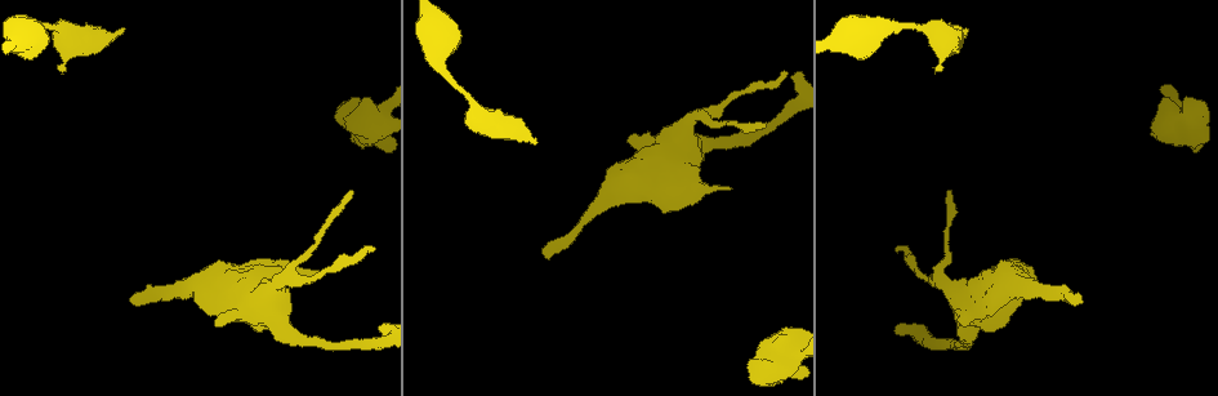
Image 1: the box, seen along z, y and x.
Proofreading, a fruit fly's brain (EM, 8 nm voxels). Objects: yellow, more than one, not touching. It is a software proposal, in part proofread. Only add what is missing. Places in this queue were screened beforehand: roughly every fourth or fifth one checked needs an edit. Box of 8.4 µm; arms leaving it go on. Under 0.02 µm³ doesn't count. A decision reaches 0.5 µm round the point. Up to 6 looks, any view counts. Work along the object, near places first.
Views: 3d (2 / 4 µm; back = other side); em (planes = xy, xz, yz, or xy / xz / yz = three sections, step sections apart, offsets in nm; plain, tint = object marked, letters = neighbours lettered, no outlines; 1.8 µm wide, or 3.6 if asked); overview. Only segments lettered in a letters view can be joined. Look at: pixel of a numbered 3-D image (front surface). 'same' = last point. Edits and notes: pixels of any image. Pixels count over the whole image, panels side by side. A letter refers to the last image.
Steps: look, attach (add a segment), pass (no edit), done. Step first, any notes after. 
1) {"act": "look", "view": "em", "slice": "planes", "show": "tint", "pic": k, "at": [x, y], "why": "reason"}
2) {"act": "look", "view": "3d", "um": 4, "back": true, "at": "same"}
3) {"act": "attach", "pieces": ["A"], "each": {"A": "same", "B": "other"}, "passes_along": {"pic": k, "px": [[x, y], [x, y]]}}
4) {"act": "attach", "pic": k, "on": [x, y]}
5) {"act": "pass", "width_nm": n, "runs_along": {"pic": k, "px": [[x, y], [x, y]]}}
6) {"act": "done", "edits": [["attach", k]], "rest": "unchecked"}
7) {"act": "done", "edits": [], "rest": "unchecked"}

{"act": "look", "view": "em", "slice": "planes", "show": "letters", "pic": 1, "at": [134, 304], "why": "branch stops here"}

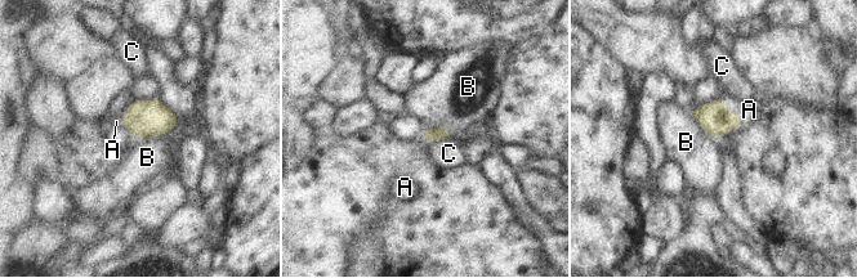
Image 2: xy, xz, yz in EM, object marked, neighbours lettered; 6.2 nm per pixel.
{"act": "attach", "pieces": ["A"], "each": {"A": "same", "B": "other", "C": "other"}, "passes_along": {"pic": 2, "px": [[715, 119], [732, 111], [749, 110]]}, "found": "the neuron continues"}

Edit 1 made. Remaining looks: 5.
{"act": "look", "view": "overview", "why": "see it whole again"}

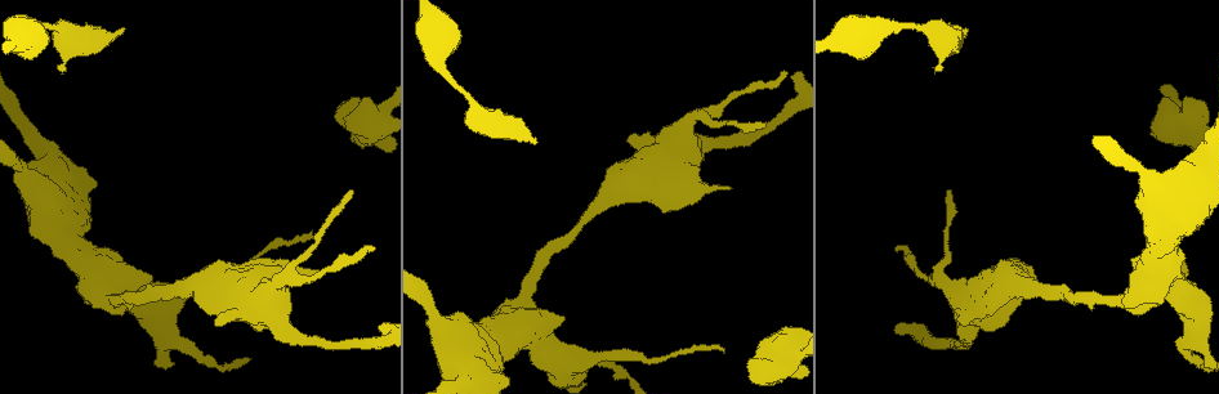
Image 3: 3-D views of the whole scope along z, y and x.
{"act": "look", "view": "3d", "um": 4, "pic": 3, "at": [372, 247], "why": "free end"}

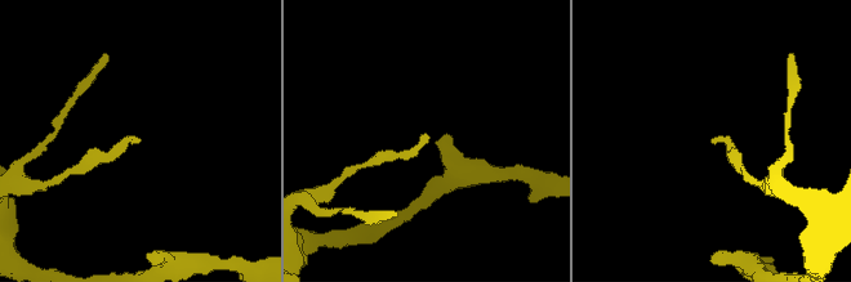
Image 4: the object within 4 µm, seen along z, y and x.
{"act": "look", "view": "em", "slice": "planes", "show": "letters", "pic": 4, "at": [713, 139]}

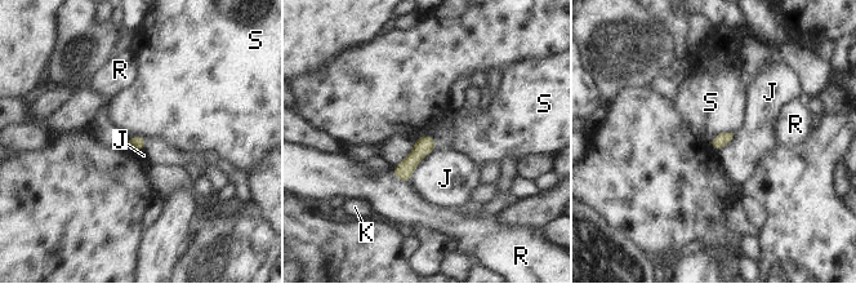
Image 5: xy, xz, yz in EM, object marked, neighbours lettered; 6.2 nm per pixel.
{"act": "pass", "width_nm": 90, "each": {"J": "other", "K": "other", "R": "other", "S": "other"}, "border": {"pic": 5, "px": [[734, 132], [721, 132], [708, 143]]}, "found": "no lettered segment goes on from it"}

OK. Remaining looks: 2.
{"act": "look", "view": "em", "slice": "planes", "show": "plain", "pic": 3, "at": [730, 188]}

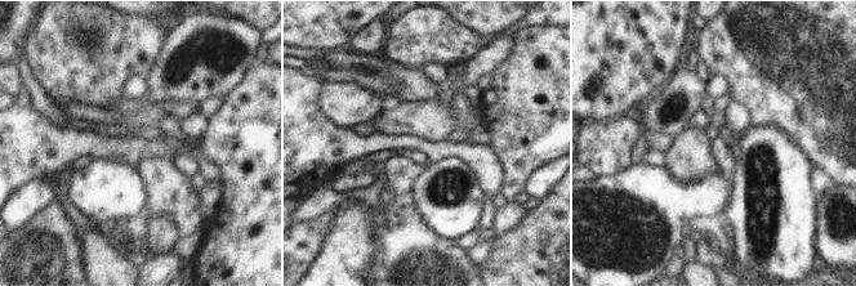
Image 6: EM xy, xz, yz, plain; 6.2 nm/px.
{"act": "look", "view": "em", "slice": "planes", "show": "letters", "at": "same", "why": "what lies round it"}

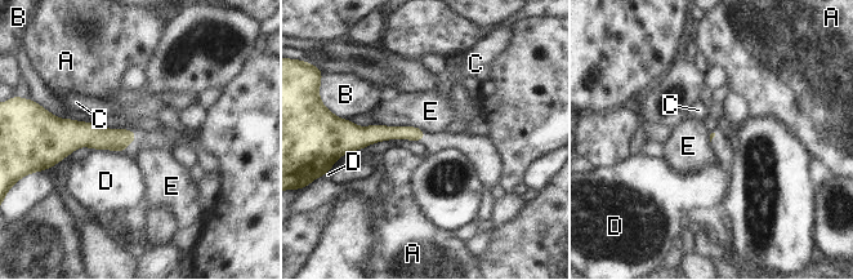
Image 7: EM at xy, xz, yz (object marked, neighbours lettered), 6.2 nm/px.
{"act": "pass", "each": {"A": "other", "B": "other", "C": "other", "D": "other", "E": "other"}, "border": {"pic": 7, "px": [[375, 123], [416, 125], [425, 132]]}, "found": "none of them fits"}

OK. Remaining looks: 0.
{"act": "done", "edits": [["attach", 2]], "rest": "unchecked"}

